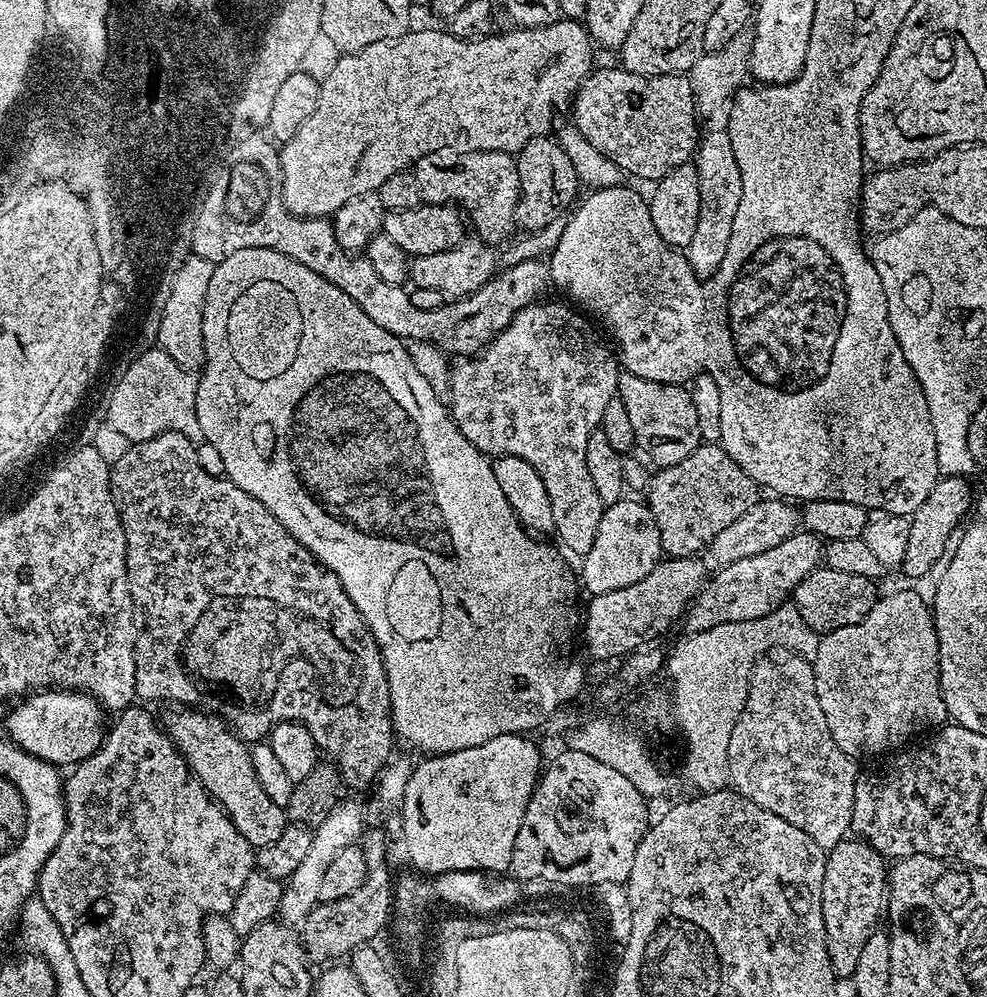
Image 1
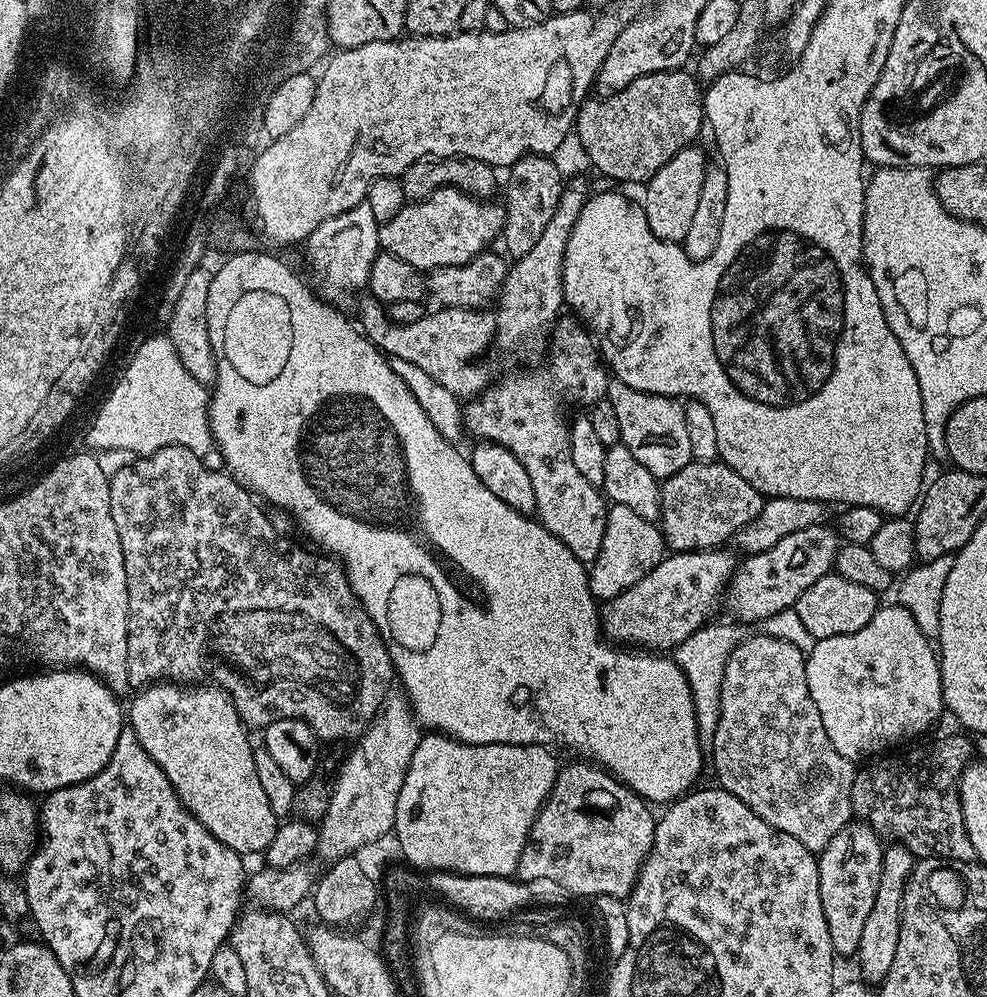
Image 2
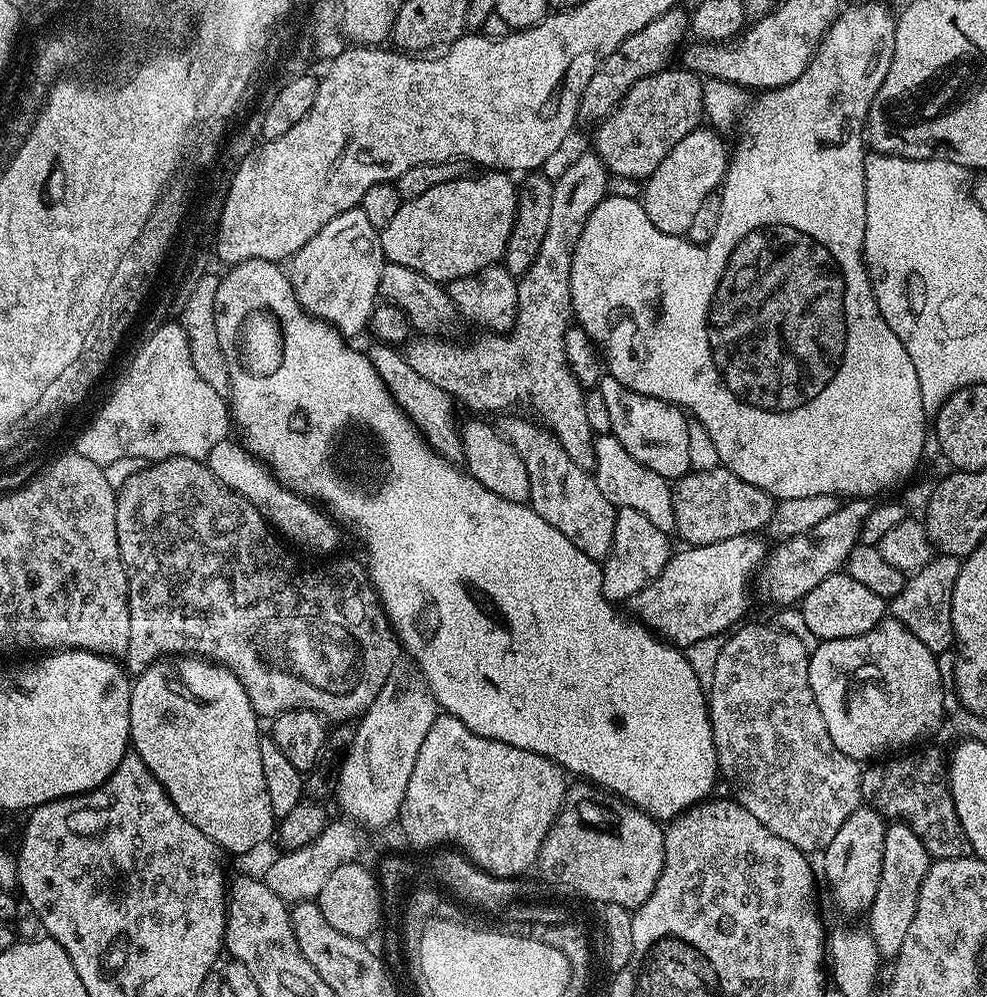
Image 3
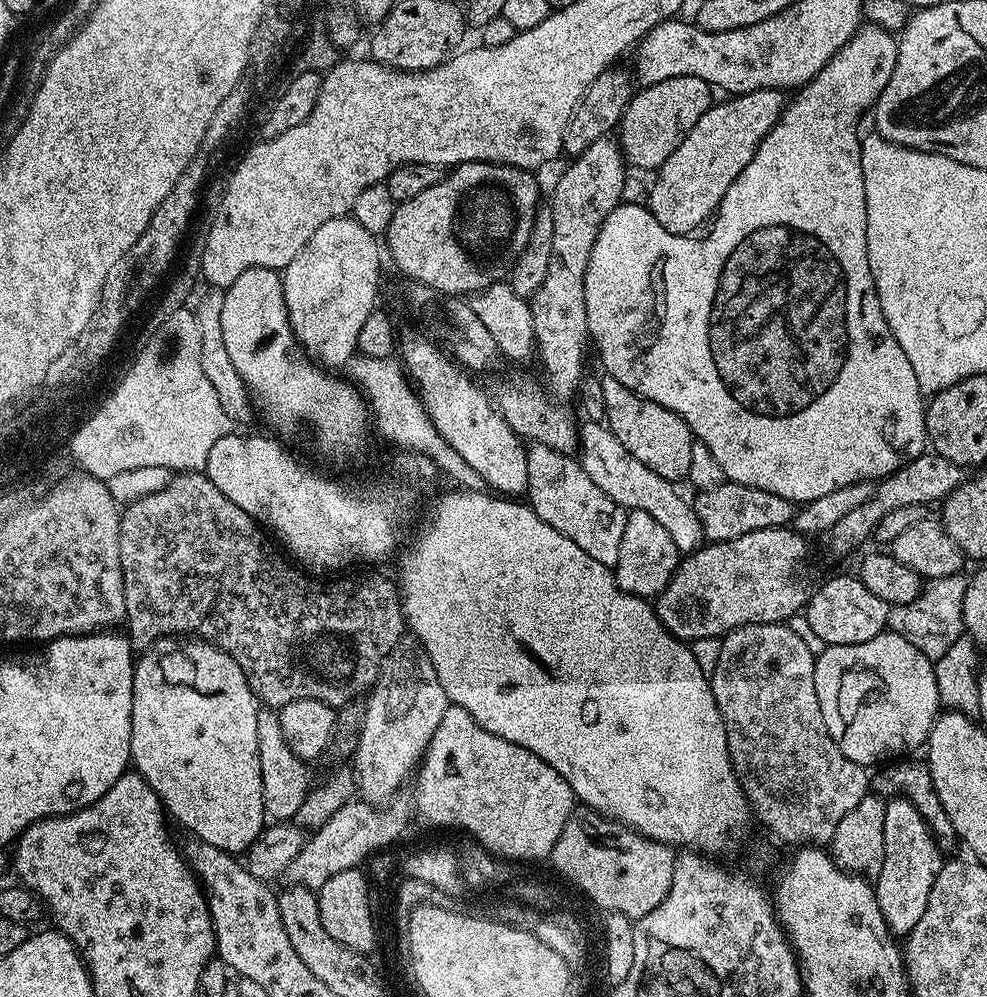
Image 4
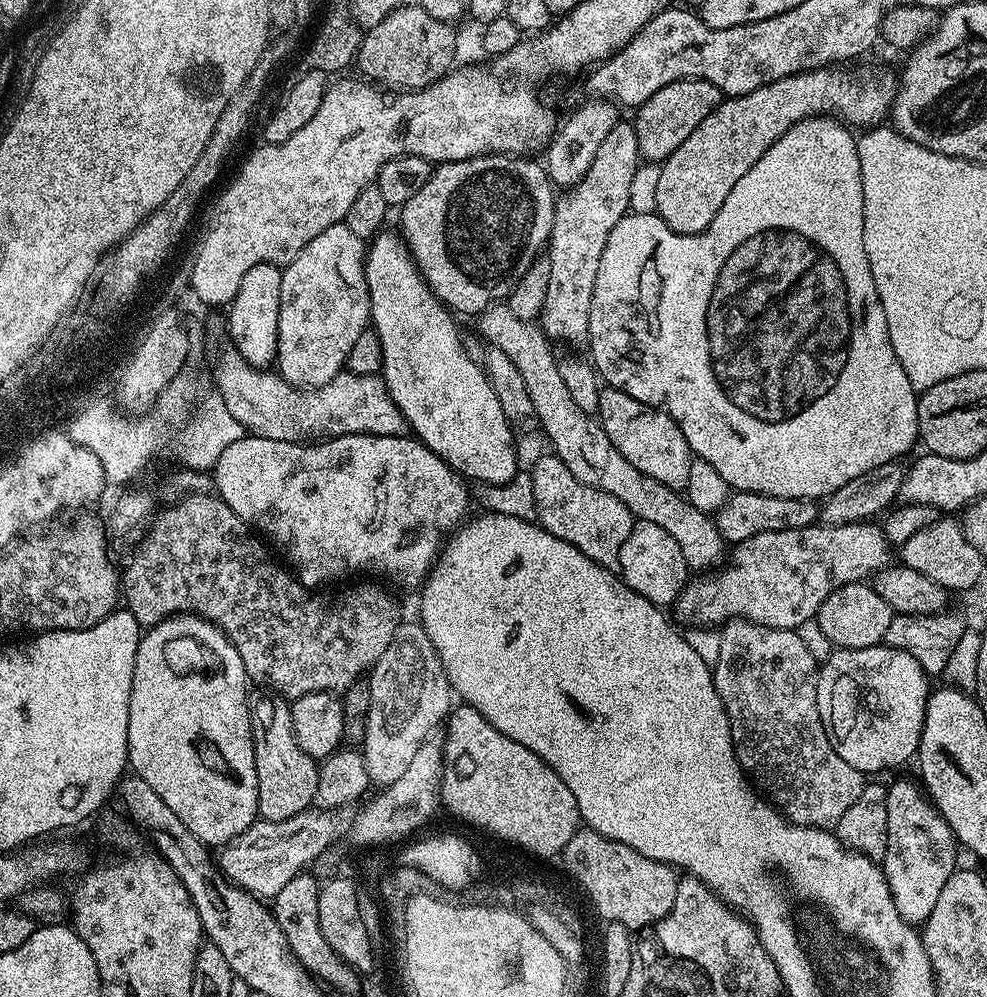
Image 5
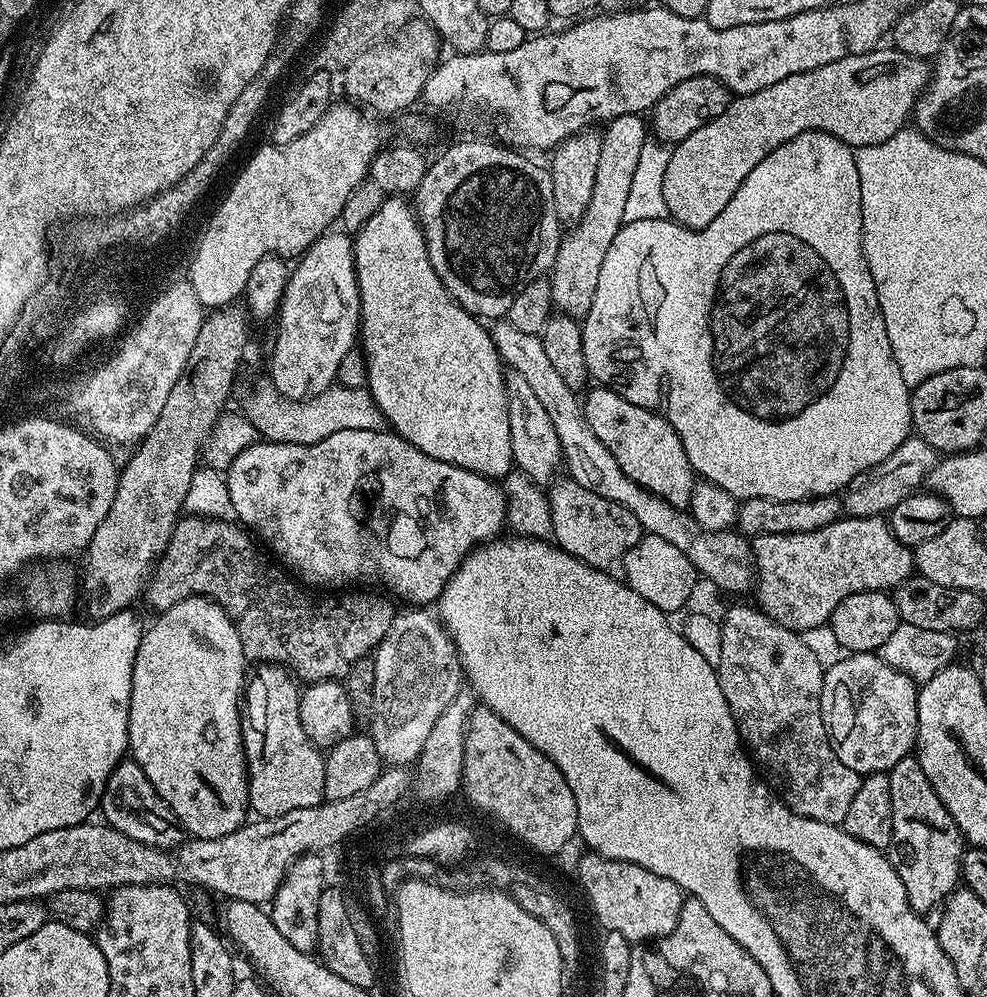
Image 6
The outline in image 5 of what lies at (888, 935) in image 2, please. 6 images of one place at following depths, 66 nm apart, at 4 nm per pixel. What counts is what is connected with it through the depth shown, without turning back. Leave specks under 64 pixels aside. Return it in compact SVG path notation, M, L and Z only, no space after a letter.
M896 780L887 785L888 845L882 867L898 914L908 924L922 926L930 918L934 902L942 895L942 886L957 871L958 841L944 815L929 800L927 791L913 780Z

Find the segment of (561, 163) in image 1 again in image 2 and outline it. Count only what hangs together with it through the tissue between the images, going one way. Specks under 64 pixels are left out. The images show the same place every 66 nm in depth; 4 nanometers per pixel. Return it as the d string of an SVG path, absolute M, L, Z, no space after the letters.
M551 155L523 156L510 169L512 181L504 192L504 200L502 199L502 207L506 213L502 245L504 244L505 248L503 251L513 261L520 260L530 254L530 250L534 250L538 238L542 238L550 218L554 218L554 212L558 210L558 202L564 193L566 181L560 177L560 168L552 159Z

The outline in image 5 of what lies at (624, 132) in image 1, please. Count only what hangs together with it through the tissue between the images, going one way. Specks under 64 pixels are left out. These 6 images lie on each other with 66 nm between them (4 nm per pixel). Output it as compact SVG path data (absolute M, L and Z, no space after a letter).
M679 80L670 82L670 86L662 86L646 102L635 109L634 127L638 134L638 150L641 157L648 162L663 162L686 138L690 138L690 133L698 127L698 122L706 118L715 110L722 99L722 93L718 86L714 86L705 80Z

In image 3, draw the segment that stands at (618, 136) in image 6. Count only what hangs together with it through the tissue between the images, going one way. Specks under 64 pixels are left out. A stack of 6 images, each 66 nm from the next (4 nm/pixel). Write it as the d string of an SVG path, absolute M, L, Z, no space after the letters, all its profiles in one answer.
M588 150L585 156L580 156L552 186L554 203L550 206L550 226L546 229L546 238L542 240L542 246L538 252L538 258L534 260L534 266L525 276L519 277L516 289L518 290L518 310L516 311L516 325L507 334L480 334L473 344L455 344L452 338L437 338L425 335L423 338L413 339L403 349L403 356L410 366L432 382L441 387L452 399L466 407L473 408L473 413L480 414L485 408L488 412L504 412L512 408L521 400L529 404L538 417L539 423L550 429L558 438L562 450L570 454L570 462L574 462L579 468L585 470L594 469L594 446L596 436L592 431L590 422L586 419L586 406L584 405L585 389L582 387L572 367L568 365L564 339L568 329L573 327L574 313L572 311L571 294L571 266L572 255L576 250L580 235L586 226L590 214L605 196L609 195L608 180L610 173L595 151Z

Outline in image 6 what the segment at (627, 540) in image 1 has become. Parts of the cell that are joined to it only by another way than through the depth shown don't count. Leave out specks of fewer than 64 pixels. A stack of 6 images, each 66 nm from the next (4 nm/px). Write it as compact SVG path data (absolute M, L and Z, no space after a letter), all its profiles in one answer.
M651 534L641 535L640 540L624 556L622 576L634 590L634 594L642 594L646 602L658 606L666 614L673 614L692 596L696 588L698 573L695 566L674 546L674 542L666 542L666 538Z

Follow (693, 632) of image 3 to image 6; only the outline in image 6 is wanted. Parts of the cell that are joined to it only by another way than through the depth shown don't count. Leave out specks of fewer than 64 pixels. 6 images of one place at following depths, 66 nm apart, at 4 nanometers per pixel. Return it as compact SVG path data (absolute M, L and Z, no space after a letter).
M845 515L830 526L822 526L822 530L810 530L806 534L762 534L751 537L750 543L754 564L758 569L755 603L775 624L781 624L792 632L801 634L814 626L829 623L842 598L850 598L850 594L859 592L895 590L914 572L913 549L898 542L887 519L879 516Z

